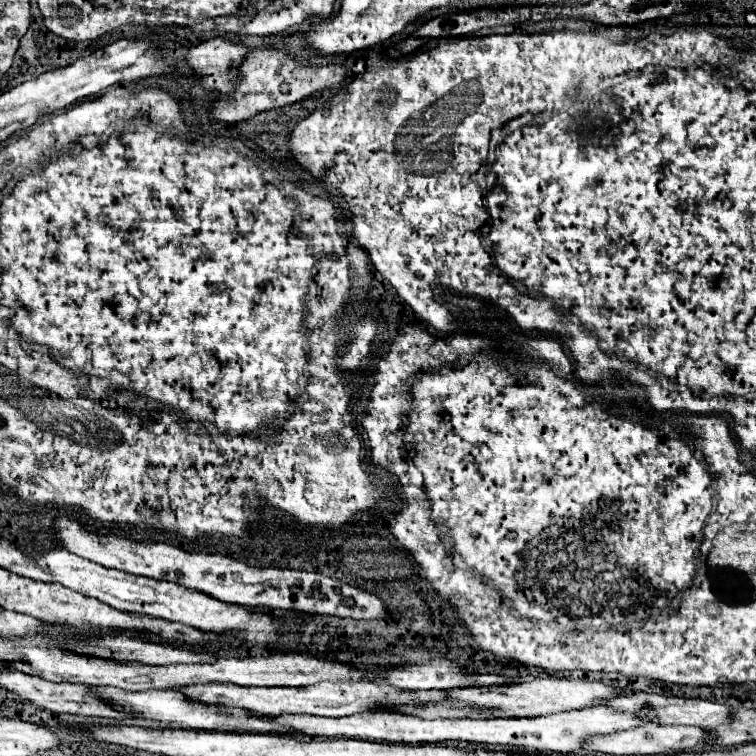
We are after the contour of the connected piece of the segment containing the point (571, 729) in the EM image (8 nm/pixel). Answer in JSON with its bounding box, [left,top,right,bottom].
[276,708,644,754]

